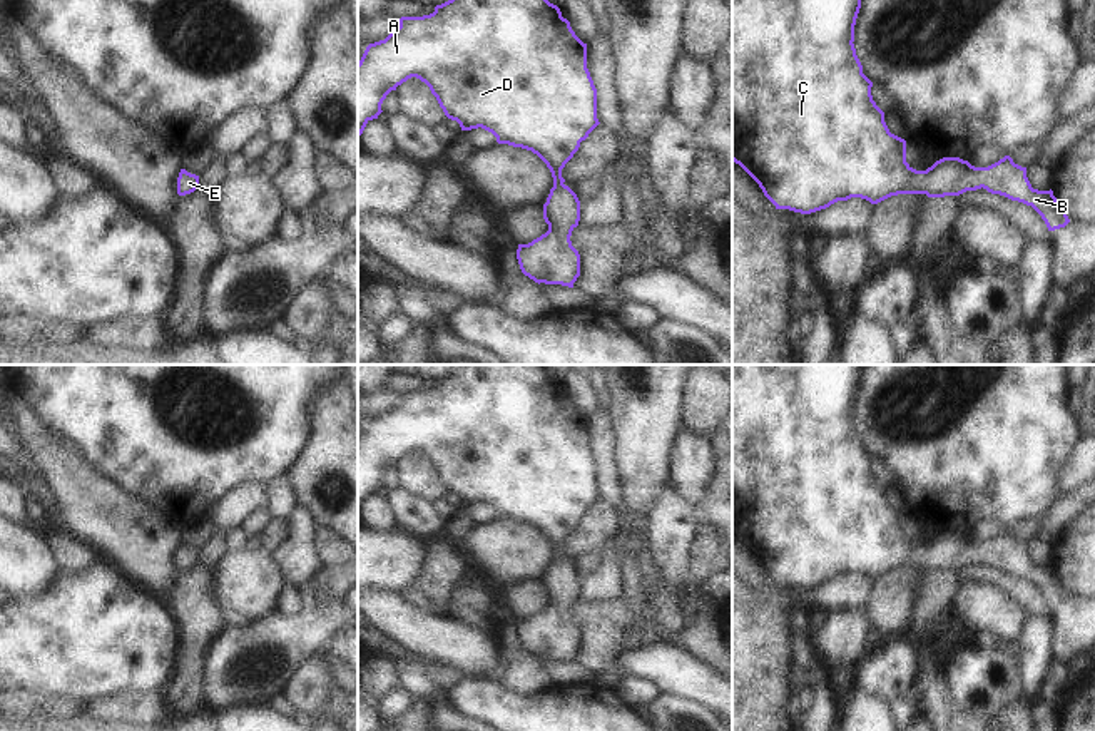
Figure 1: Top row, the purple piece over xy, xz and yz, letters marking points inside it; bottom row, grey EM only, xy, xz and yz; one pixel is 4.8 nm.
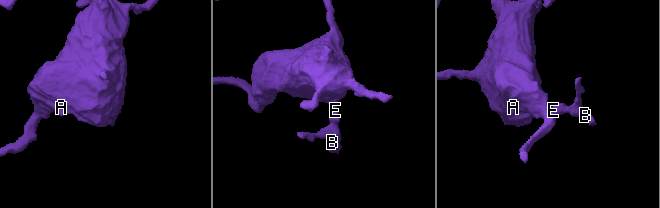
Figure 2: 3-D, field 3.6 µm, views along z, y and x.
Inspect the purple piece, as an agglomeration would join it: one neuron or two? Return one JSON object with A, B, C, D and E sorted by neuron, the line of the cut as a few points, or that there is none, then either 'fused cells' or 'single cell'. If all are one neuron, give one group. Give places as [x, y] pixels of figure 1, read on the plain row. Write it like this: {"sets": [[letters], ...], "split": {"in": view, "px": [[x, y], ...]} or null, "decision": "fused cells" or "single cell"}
{"sets": [["A", "B", "C", "D", "E"]], "split": null, "decision": "single cell"}

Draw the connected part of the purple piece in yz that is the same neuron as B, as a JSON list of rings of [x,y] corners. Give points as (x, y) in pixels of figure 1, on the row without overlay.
[[[732,365],[732,535],[759,559],[776,584],[811,589],[851,572],[878,579],[898,569],[945,572],[983,562],[1031,580],[1048,606],[1065,602],[1070,594],[1053,565],[1033,564],[1026,542],[1015,539],[1010,530],[988,542],[975,542],[960,532],[943,532],[926,545],[916,545],[906,537],[906,515],[889,507],[884,487],[873,475],[873,457],[863,448],[853,418],[861,368],[863,365]]]

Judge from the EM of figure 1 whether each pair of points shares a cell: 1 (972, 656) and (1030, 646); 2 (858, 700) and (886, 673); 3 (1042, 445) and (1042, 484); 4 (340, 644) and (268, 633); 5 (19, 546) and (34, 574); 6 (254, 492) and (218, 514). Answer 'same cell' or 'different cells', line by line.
1: different cells
2: different cells
3: same cell
4: different cells
5: same cell
6: same cell

